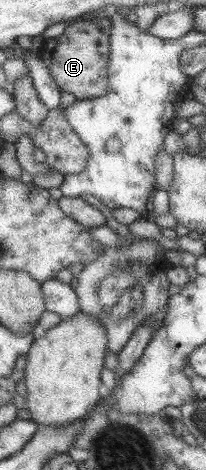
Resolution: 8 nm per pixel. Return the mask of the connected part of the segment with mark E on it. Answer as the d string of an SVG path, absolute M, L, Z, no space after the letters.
M106 17L68 22L56 40L44 39L39 50L38 56L53 82L61 91L74 95L77 101L93 100L107 92L110 27L111 20Z

